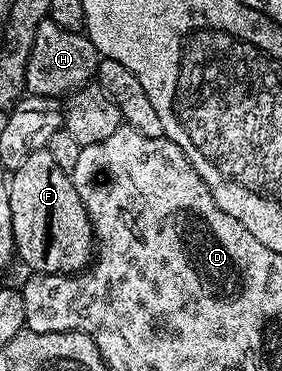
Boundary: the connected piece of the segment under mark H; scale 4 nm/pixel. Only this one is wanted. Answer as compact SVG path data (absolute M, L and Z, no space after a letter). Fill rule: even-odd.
M51 20L39 22L32 51L26 64L26 90L47 98L67 96L91 83L98 69L98 55L87 33L67 30Z

